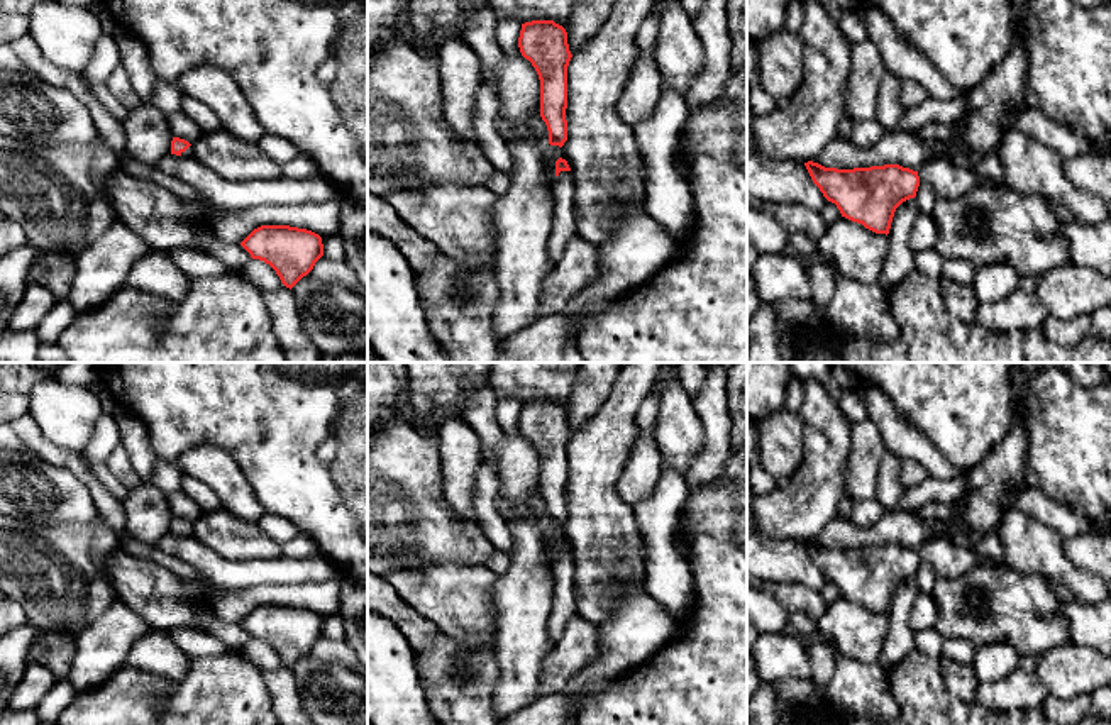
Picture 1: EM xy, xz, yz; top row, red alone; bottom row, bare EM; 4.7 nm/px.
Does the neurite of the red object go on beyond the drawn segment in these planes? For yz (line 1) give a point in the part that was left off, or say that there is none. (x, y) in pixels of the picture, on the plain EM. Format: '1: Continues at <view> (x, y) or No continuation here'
1: No continuation here

